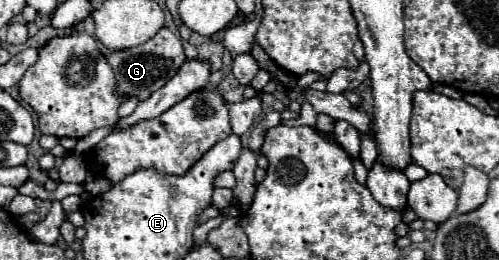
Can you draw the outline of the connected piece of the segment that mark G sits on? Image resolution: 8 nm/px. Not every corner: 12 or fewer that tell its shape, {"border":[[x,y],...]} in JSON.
{"border":[[180,38],[148,42],[110,52],[116,92],[146,100],[178,72]]}

